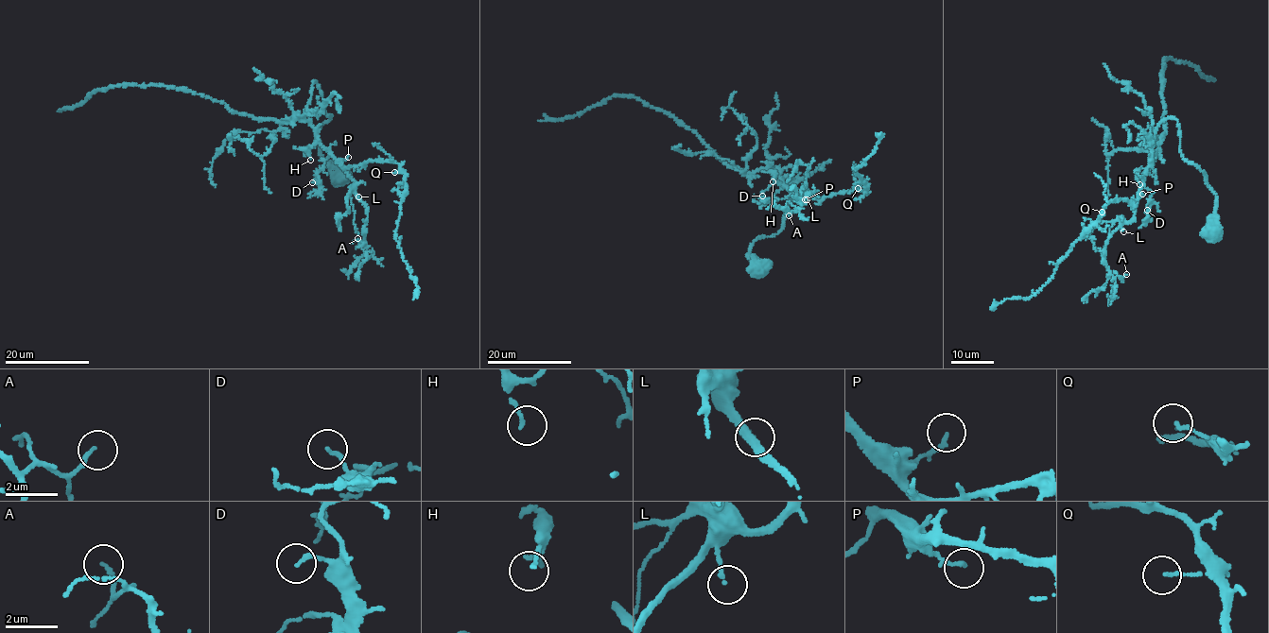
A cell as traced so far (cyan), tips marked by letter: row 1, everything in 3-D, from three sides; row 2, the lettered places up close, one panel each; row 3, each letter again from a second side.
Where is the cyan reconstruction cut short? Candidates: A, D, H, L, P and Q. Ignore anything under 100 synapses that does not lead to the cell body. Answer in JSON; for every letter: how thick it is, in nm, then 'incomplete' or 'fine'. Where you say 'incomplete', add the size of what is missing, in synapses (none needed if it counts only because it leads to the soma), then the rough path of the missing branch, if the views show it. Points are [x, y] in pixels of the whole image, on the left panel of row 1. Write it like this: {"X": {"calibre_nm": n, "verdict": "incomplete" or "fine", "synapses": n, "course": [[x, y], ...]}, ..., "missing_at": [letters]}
{"A": {"calibre_nm": 150, "verdict": "fine"}, "D": {"calibre_nm": 150, "verdict": "fine"}, "H": {"calibre_nm": 140, "verdict": "fine"}, "L": {"calibre_nm": 150, "verdict": "fine"}, "P": {"calibre_nm": 140, "verdict": "fine"}, "Q": {"calibre_nm": 110, "verdict": "fine"}, "missing_at": []}

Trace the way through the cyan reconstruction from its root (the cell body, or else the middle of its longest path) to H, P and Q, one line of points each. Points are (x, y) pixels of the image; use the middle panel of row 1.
H: (759, 267), (749, 256), (751, 247), (778, 231), (790, 200), (790, 179), (781, 179), (781, 186), (773, 181)
P: (759, 267), (749, 256), (751, 247), (778, 231), (790, 200), (790, 179), (781, 179), (781, 185), (805, 199)
Q: (759, 267), (751, 247), (778, 231), (790, 200), (790, 179), (781, 179), (816, 198), (858, 188)

